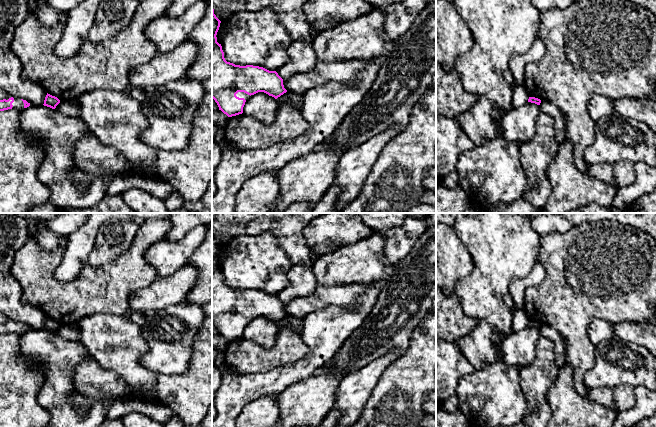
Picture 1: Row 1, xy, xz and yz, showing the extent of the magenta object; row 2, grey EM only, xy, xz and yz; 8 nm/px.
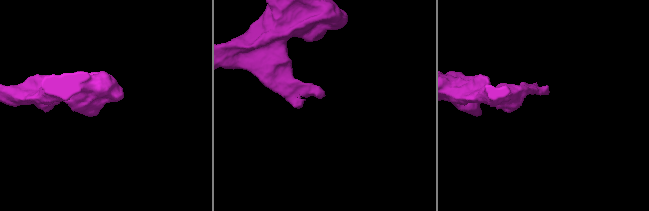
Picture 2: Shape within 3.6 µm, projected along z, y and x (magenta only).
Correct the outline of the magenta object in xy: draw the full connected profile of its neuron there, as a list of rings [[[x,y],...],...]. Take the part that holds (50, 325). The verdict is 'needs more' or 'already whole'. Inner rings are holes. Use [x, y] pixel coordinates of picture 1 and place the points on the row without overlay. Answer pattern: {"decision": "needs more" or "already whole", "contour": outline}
{"decision": "already whole", "contour": [[[47,317],[46,321],[45,321],[45,324],[44,324],[44,330],[47,330],[47,331],[50,331],[52,333],[55,333],[56,330],[60,327],[60,324],[55,321],[55,320],[52,320],[50,318]]]}

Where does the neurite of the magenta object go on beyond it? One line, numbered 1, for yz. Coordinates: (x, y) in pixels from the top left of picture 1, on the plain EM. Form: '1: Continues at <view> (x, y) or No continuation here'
1: No continuation here

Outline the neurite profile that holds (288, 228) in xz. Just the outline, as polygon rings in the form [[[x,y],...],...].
[[[212,213],[212,232],[227,234],[231,238],[272,232],[292,266],[298,264],[311,266],[311,251],[306,245],[304,229],[314,218],[323,214],[325,213]]]

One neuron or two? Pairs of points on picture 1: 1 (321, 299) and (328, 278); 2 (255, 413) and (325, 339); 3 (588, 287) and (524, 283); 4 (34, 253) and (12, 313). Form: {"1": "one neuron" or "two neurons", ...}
{"1": "two neurons", "2": "two neurons", "3": "two neurons", "4": "two neurons"}

